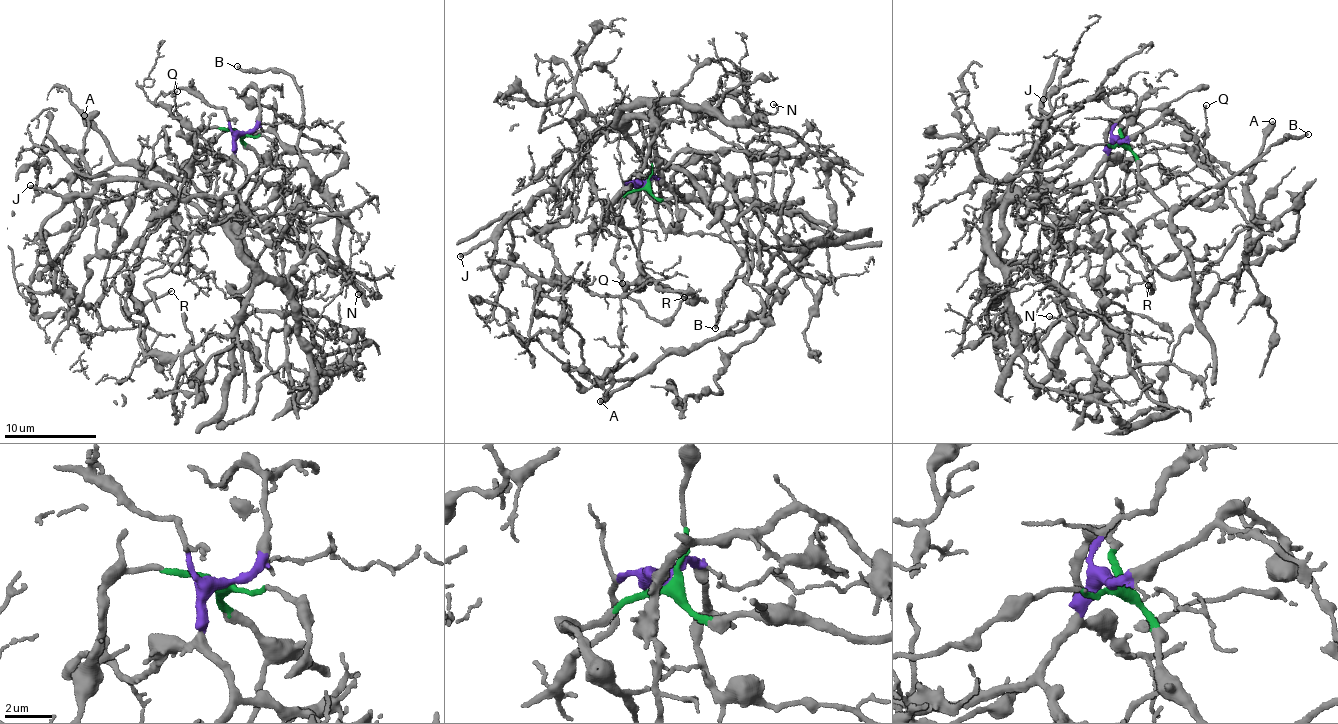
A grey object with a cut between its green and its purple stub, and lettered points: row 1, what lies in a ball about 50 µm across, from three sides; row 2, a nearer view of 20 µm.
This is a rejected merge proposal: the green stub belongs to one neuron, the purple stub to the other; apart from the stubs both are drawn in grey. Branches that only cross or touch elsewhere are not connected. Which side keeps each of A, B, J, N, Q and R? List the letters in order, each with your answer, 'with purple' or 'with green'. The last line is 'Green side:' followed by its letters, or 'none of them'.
A: with green
B: with green
J: with purple
N: with purple
Q: with green
R: with green
Green side: A, B, Q, R

